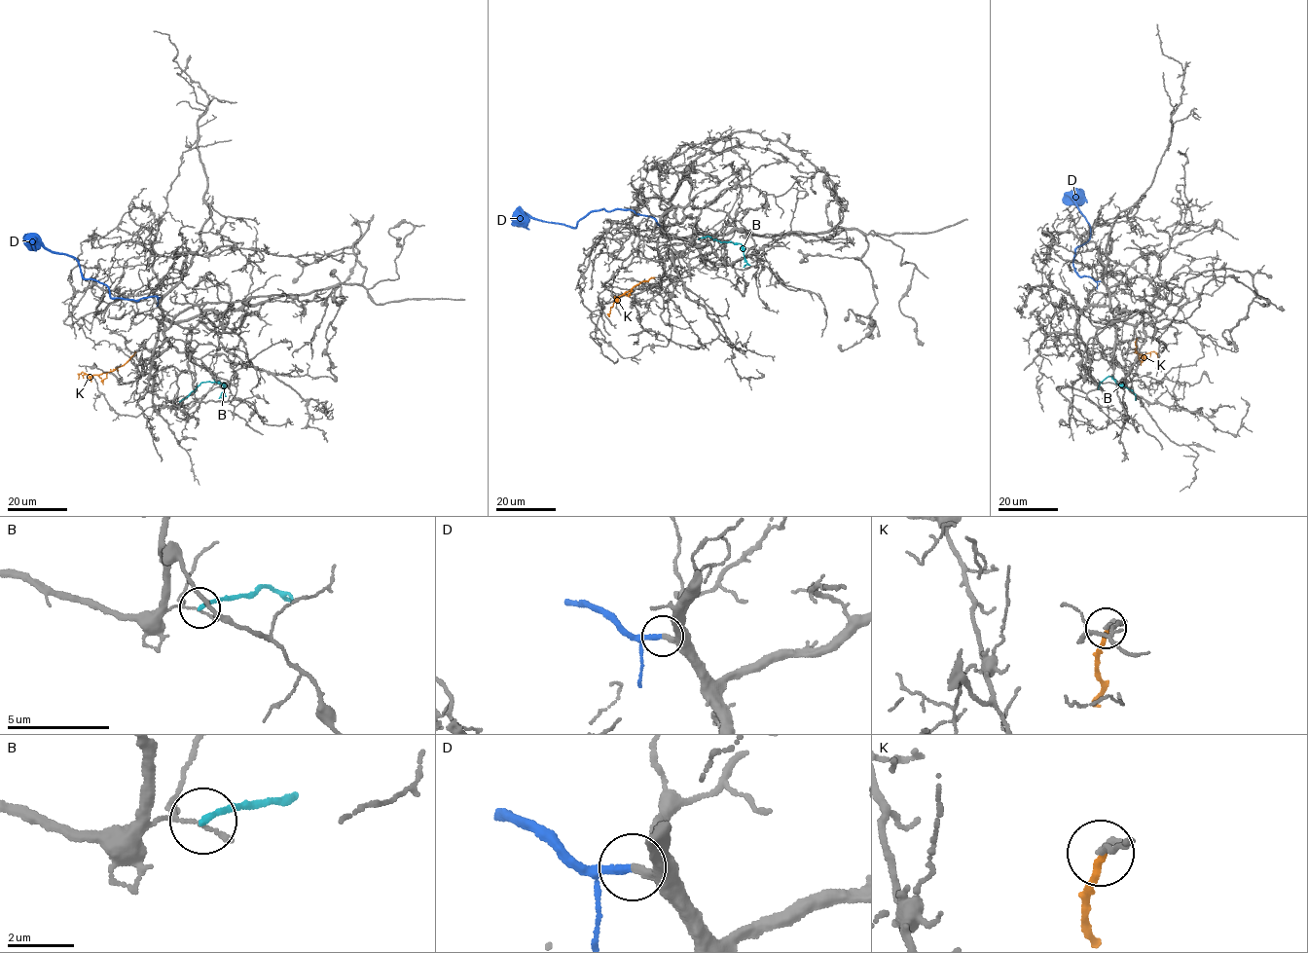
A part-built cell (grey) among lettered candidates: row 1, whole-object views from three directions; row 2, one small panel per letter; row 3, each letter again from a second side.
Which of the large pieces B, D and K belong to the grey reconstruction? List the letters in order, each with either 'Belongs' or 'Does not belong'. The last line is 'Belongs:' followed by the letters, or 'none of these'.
B: Does not belong
D: Belongs
K: Does not belong
Belongs: D

